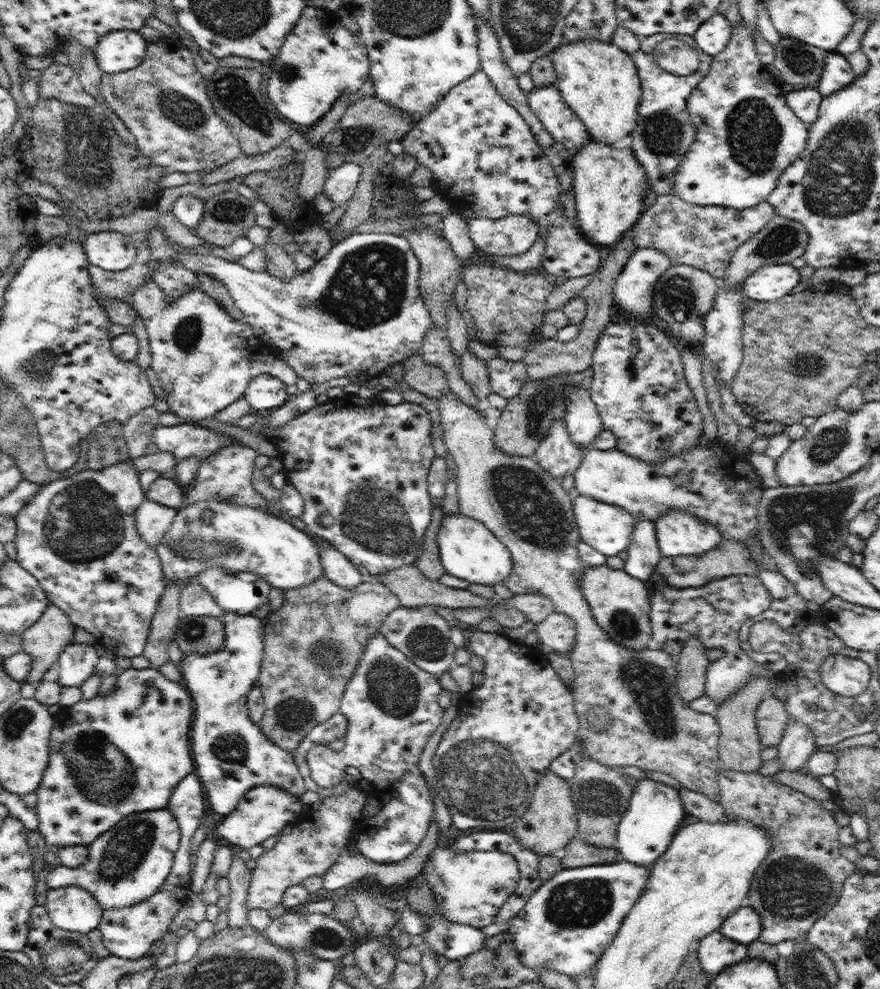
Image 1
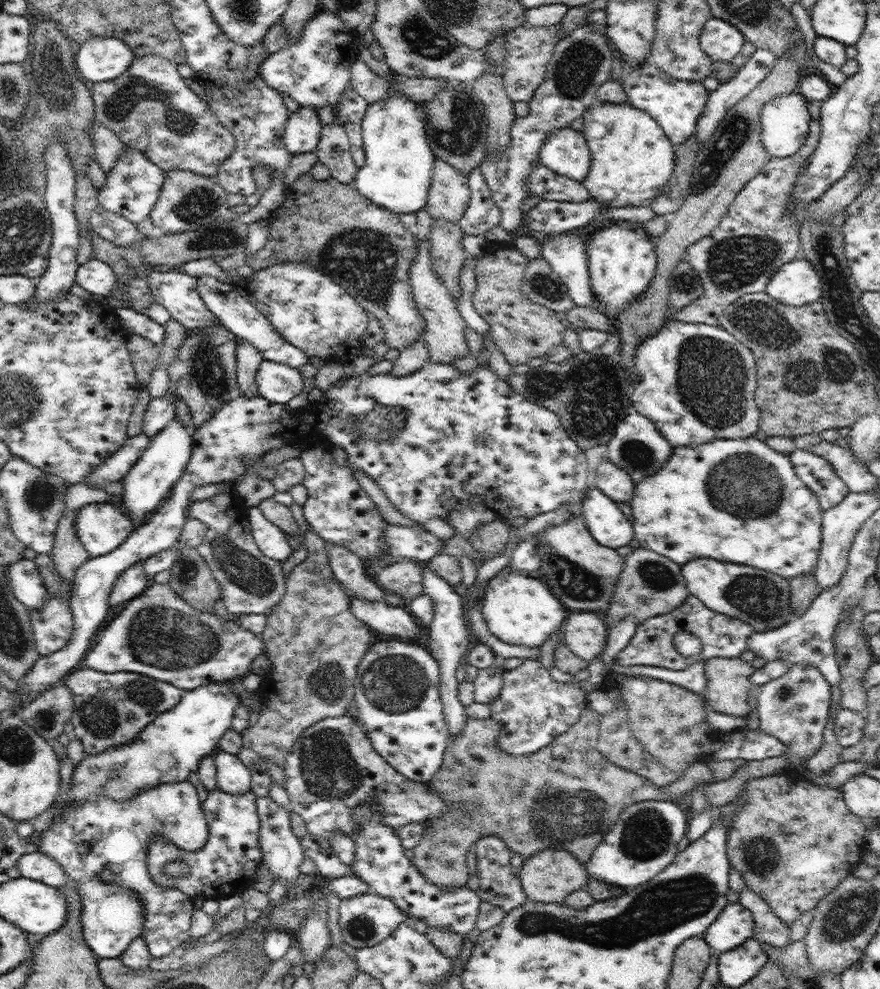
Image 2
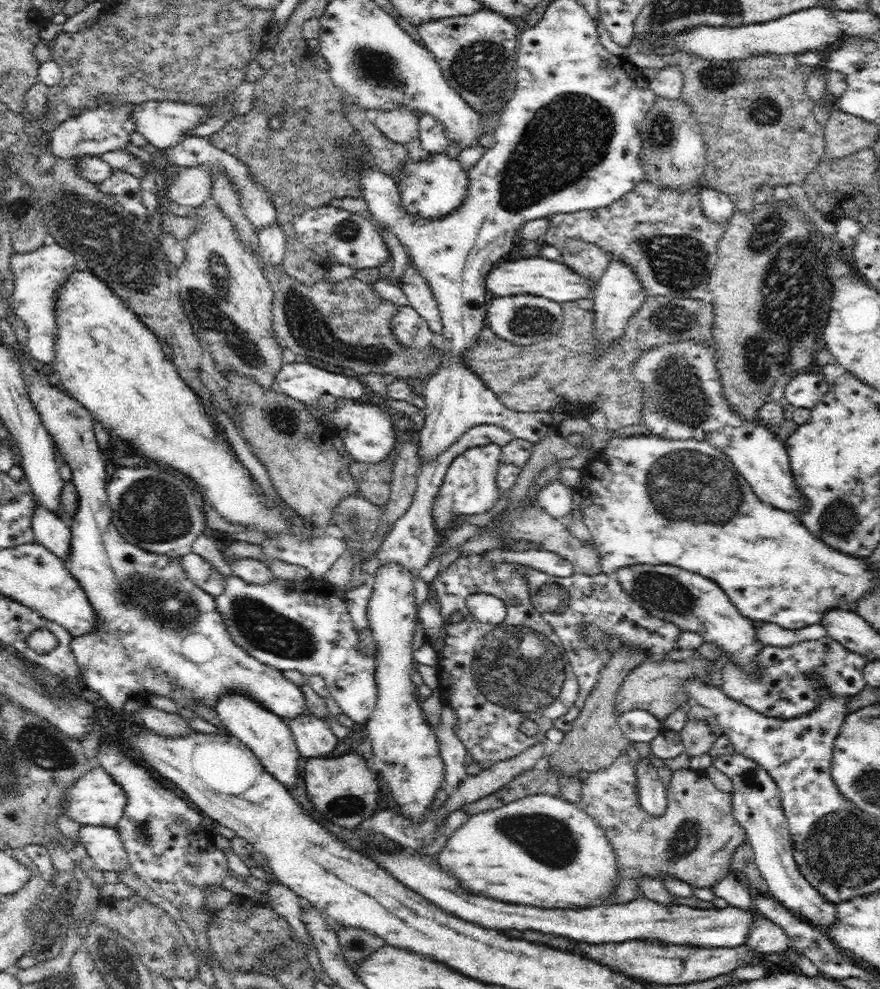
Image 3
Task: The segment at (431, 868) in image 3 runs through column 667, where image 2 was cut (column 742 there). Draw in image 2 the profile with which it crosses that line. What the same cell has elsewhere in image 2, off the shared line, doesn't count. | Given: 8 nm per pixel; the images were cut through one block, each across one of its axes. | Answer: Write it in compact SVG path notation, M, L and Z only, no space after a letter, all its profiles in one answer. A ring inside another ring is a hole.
M729 903L703 934L711 949L726 952L754 936L752 913L740 903Z

